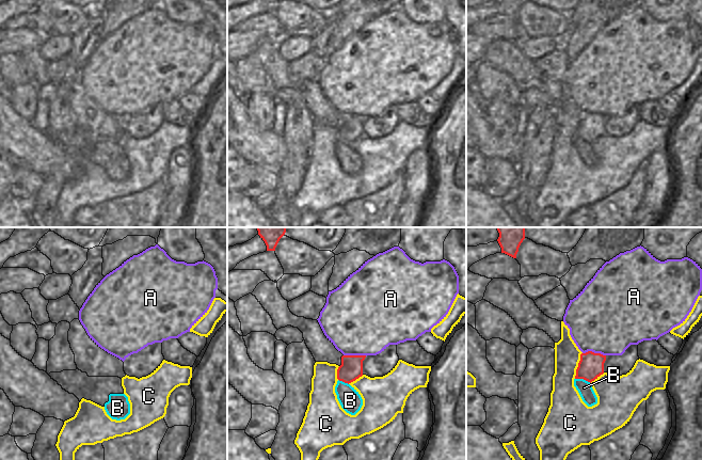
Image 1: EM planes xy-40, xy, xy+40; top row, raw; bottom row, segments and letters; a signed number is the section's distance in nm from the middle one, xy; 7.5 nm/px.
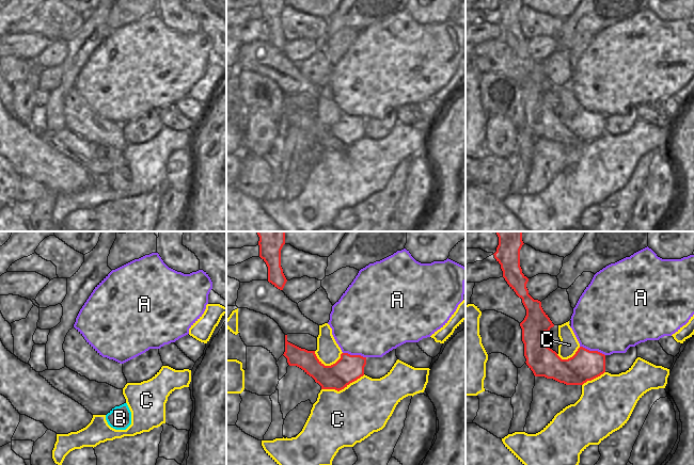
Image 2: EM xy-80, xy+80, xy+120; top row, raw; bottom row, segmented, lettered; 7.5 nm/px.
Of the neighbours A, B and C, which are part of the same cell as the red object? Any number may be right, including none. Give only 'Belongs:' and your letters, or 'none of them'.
Belongs: B

